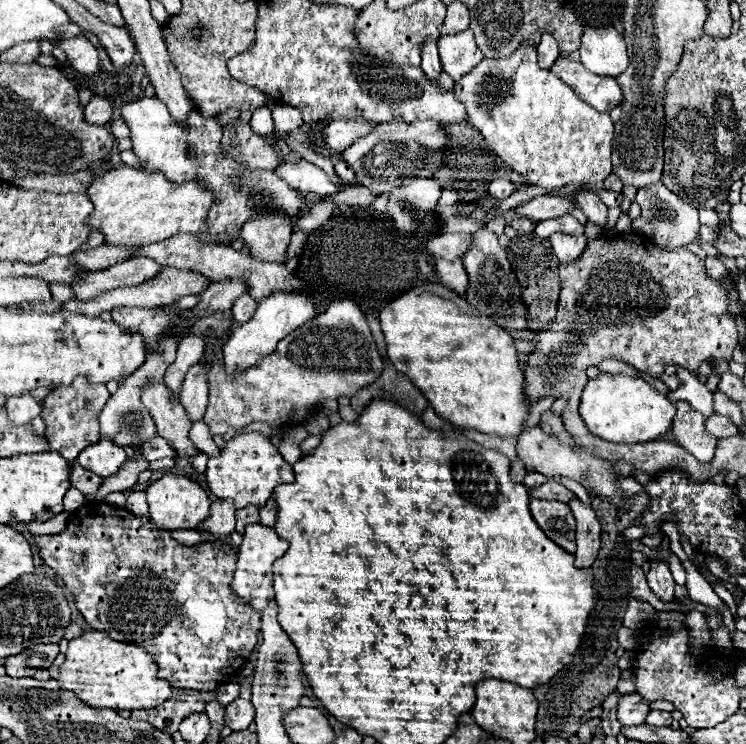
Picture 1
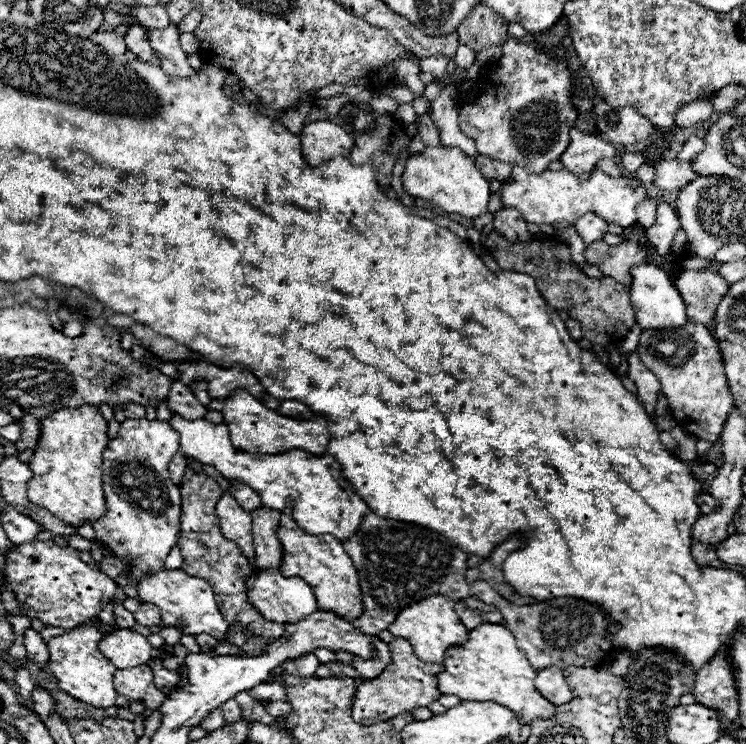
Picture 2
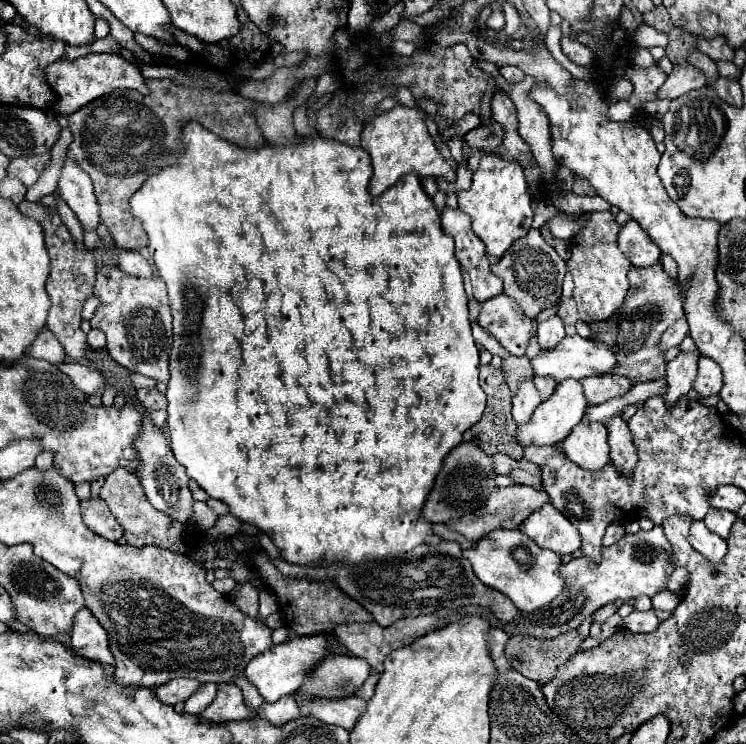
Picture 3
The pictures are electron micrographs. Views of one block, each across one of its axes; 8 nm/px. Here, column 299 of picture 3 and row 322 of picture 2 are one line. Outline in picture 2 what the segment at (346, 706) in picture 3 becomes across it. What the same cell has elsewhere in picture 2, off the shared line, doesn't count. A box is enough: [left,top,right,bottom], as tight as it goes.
[674,270,728,324]

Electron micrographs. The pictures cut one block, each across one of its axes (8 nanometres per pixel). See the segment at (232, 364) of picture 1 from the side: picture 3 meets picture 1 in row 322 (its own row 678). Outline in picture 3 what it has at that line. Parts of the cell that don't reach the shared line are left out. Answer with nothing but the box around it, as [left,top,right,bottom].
[244,634,328,702]

